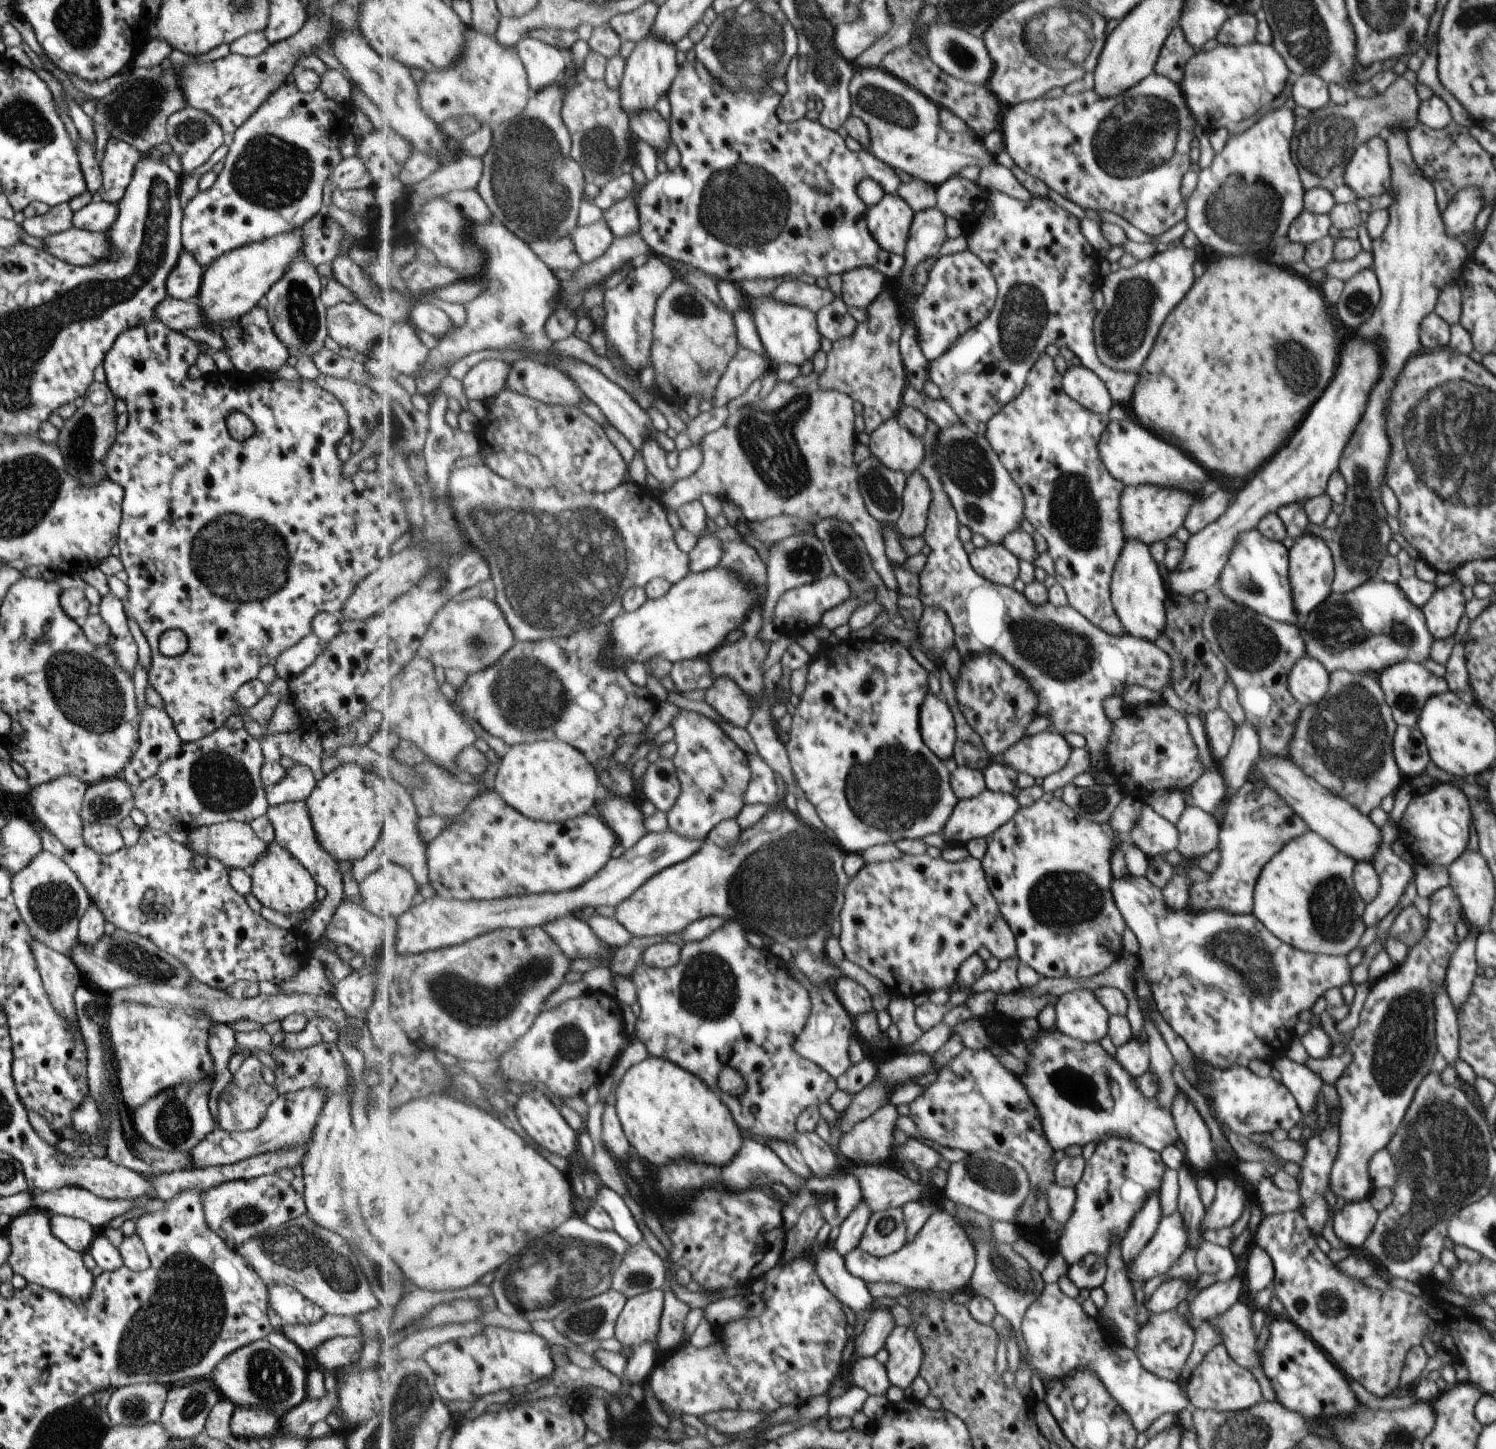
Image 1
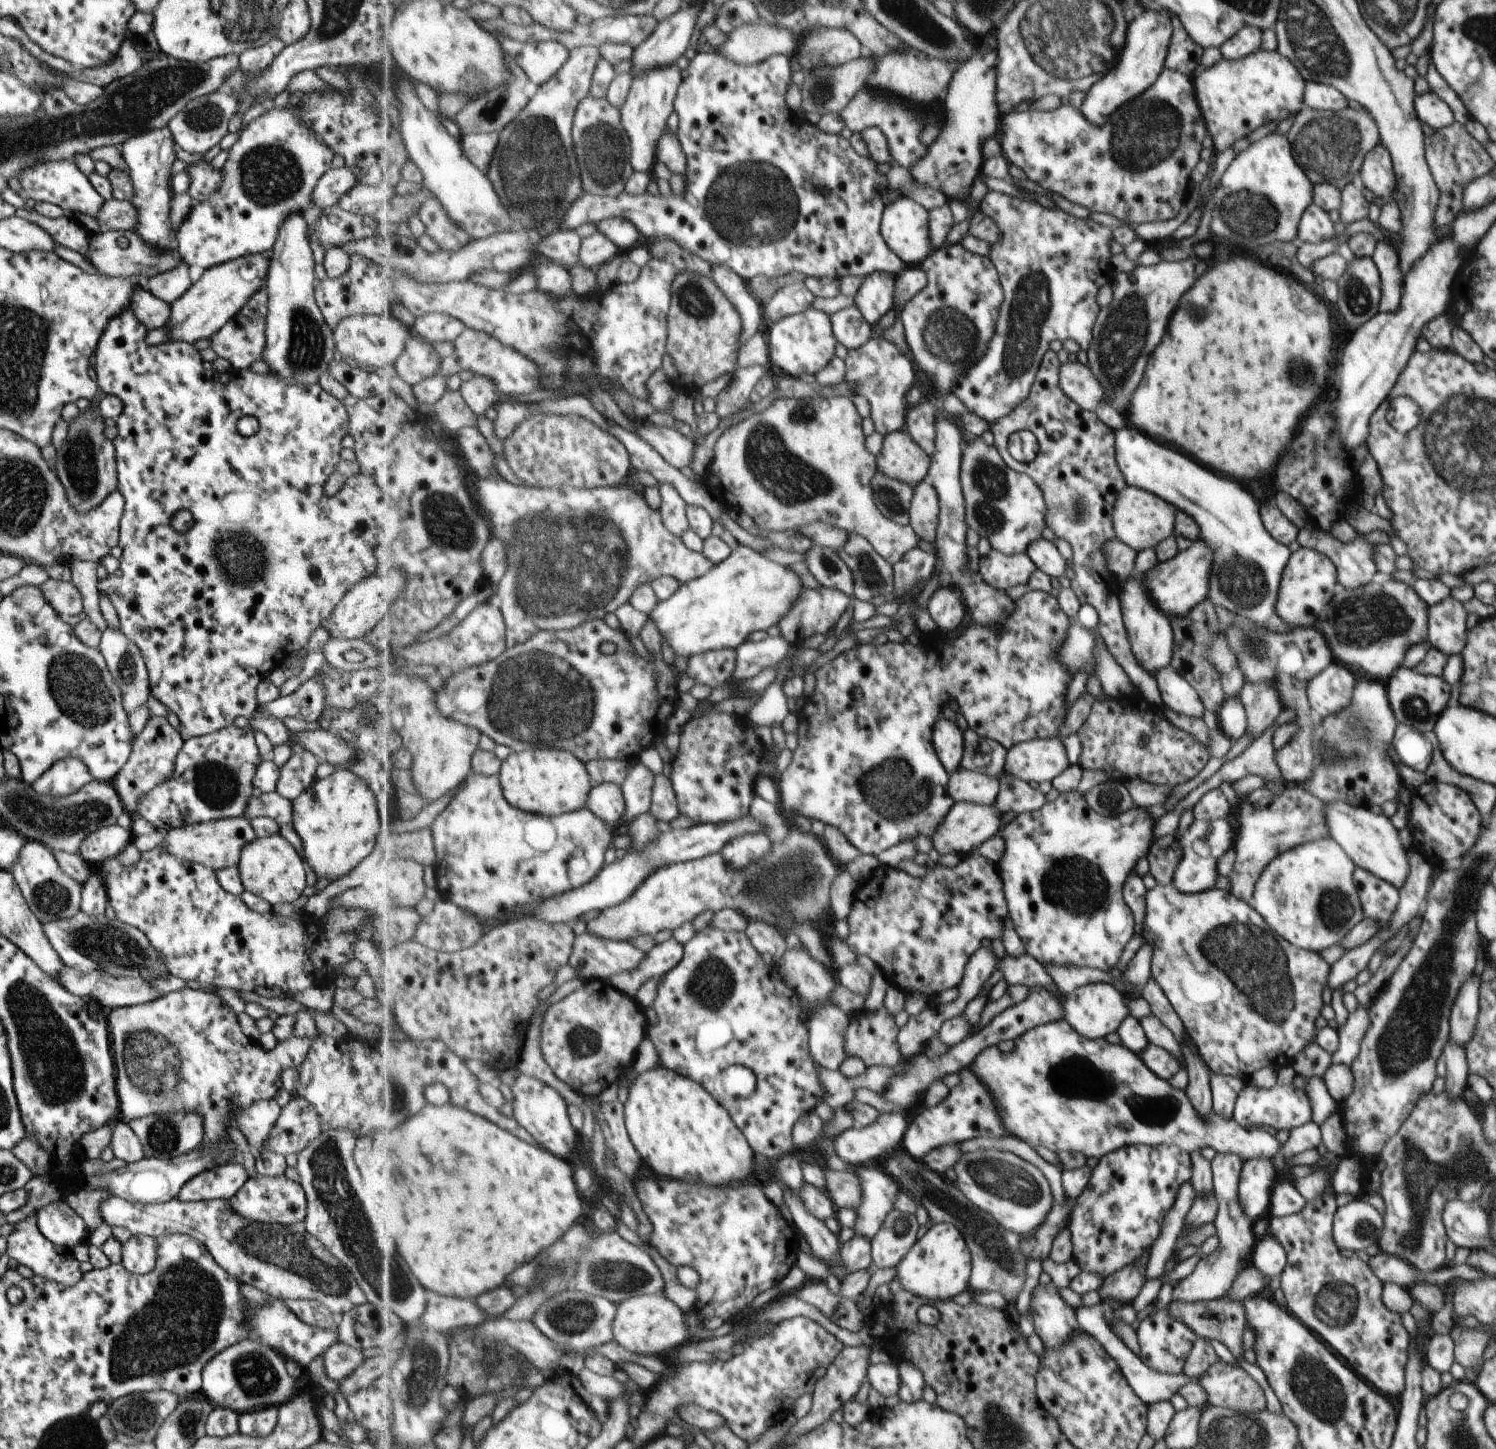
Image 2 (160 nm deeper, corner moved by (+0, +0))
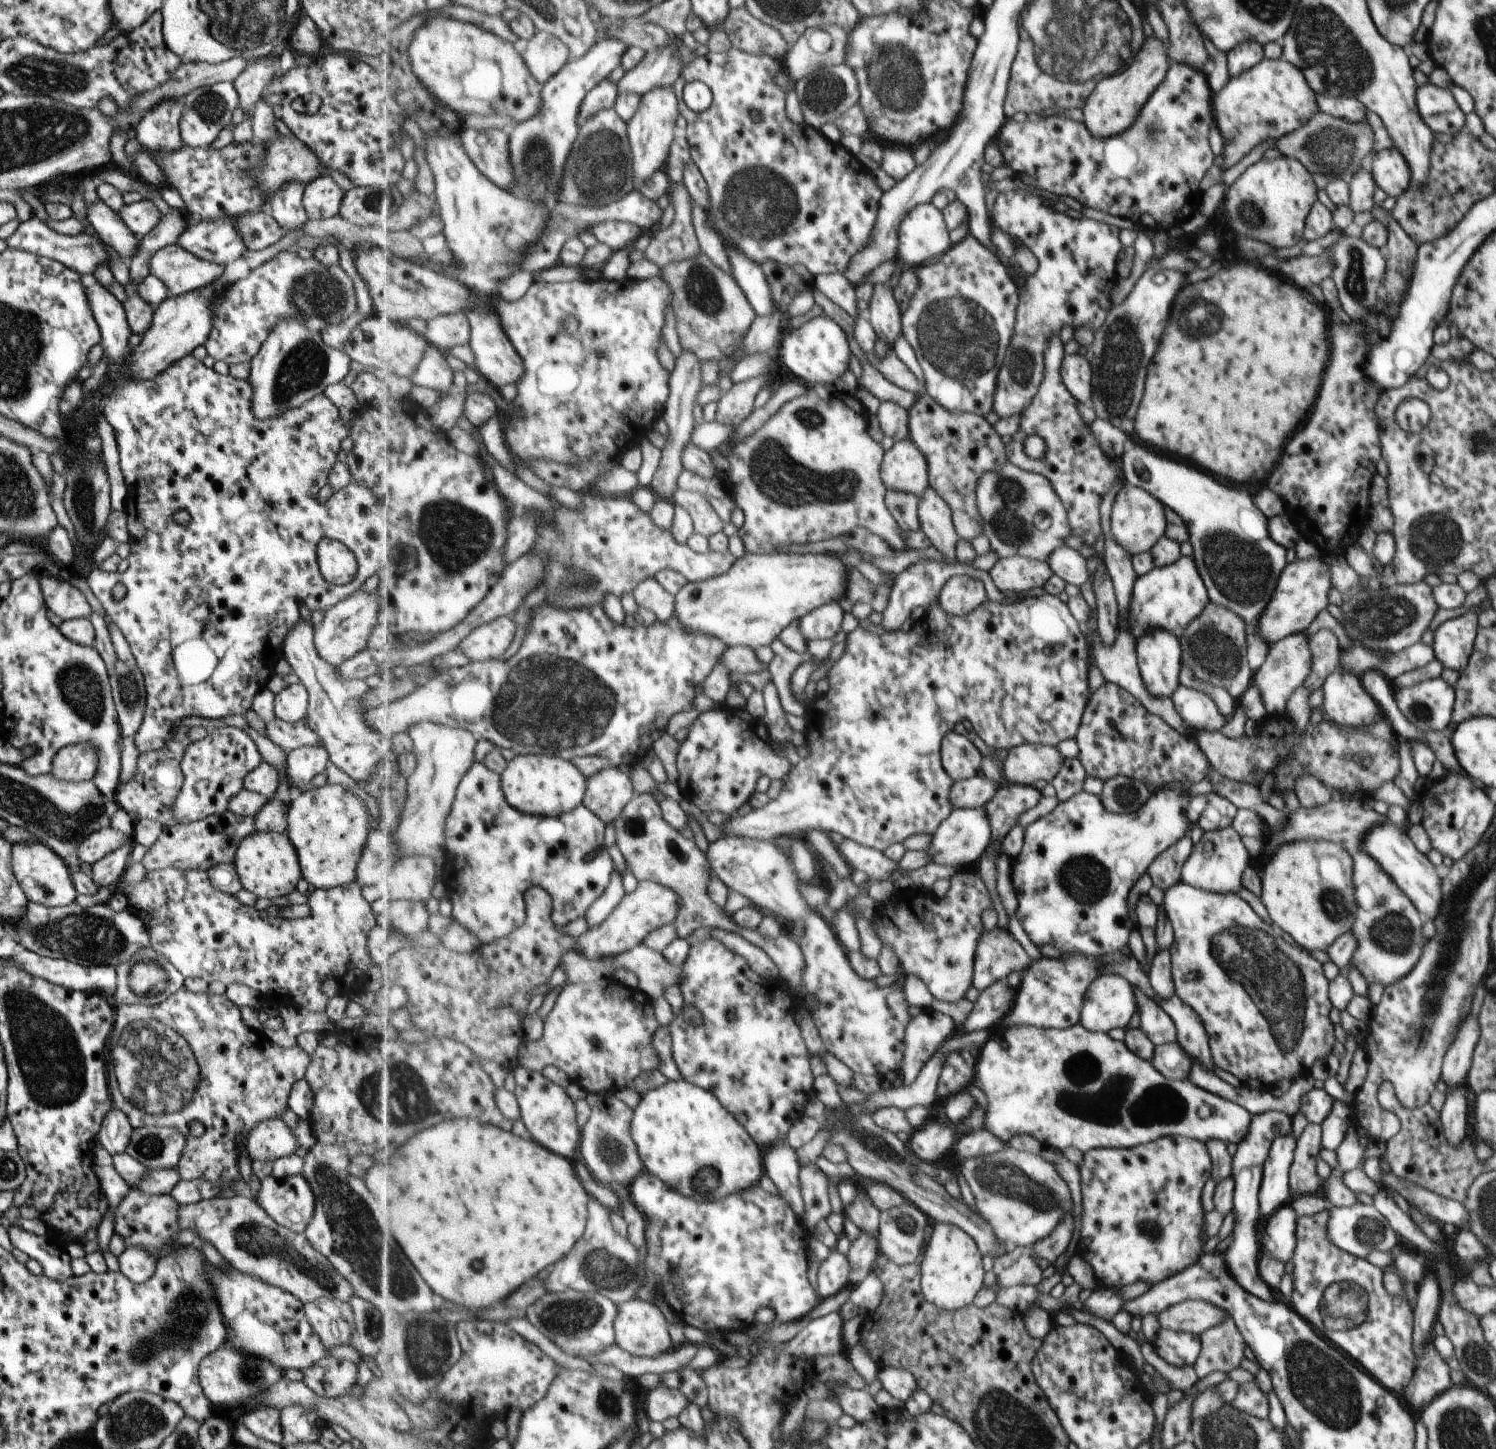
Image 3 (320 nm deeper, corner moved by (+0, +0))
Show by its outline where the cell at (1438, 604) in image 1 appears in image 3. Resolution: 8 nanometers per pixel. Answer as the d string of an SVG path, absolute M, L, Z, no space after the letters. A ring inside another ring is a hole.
M1466 611L1457 618L1444 621L1431 632L1428 643L1443 669L1460 672L1467 666L1478 629L1477 615Z

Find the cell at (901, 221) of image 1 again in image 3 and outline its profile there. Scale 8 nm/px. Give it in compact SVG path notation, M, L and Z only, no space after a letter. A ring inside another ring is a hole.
M932 202L919 205L901 223L898 260L909 263L912 268L918 268L935 257L943 256L953 246L950 232L944 211L939 210Z

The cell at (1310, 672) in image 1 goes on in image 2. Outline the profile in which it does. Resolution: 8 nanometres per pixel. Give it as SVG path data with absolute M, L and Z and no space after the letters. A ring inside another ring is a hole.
M1332 662L1308 682L1307 697L1312 715L1323 717L1337 715L1352 701L1356 674L1343 665Z

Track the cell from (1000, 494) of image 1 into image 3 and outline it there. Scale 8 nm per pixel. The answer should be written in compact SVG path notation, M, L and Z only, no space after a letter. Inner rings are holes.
M1008 462L979 480L976 495L984 518L984 534L989 537L992 550L999 558L1023 555L1047 563L1050 552L1066 546L1065 536L1072 534L1072 527L1059 495L1045 475L1026 471Z

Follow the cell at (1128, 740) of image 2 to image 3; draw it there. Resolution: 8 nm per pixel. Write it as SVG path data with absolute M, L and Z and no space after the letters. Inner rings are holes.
M1107 681L1089 698L1074 739L1078 746L1077 760L1087 776L1100 781L1121 775L1153 787L1177 781L1192 784L1208 778L1212 766L1193 738L1176 731L1152 711L1146 711L1140 699L1129 691Z

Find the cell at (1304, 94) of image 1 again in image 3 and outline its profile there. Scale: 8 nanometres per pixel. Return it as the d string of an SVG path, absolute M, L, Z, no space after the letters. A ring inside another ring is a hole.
M1317 94L1316 103L1319 110L1328 115L1346 120L1353 124L1366 123L1366 108L1356 98Z

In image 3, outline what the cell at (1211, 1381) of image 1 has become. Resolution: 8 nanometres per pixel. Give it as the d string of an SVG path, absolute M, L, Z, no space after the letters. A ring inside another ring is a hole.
M1254 1382L1239 1385L1231 1406L1258 1419L1267 1419L1269 1414L1273 1414L1273 1406L1269 1406L1269 1394L1265 1394L1265 1390L1261 1390L1261 1386L1256 1386Z

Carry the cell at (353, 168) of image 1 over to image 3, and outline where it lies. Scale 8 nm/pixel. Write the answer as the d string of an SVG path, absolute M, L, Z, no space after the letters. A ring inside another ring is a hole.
M329 175L317 176L302 190L301 206L309 220L323 220L338 213L343 191Z

